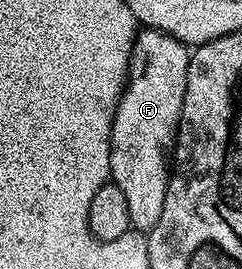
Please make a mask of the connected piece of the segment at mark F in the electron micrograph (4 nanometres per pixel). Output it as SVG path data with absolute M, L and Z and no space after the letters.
M143 28L135 37L131 61L127 63L127 82L123 86L123 93L111 123L110 179L125 193L132 229L140 228L140 233L143 234L157 226L157 218L161 218L161 210L165 210L165 190L171 181L175 136L179 132L190 61L188 45L169 34L158 32L156 28Z

